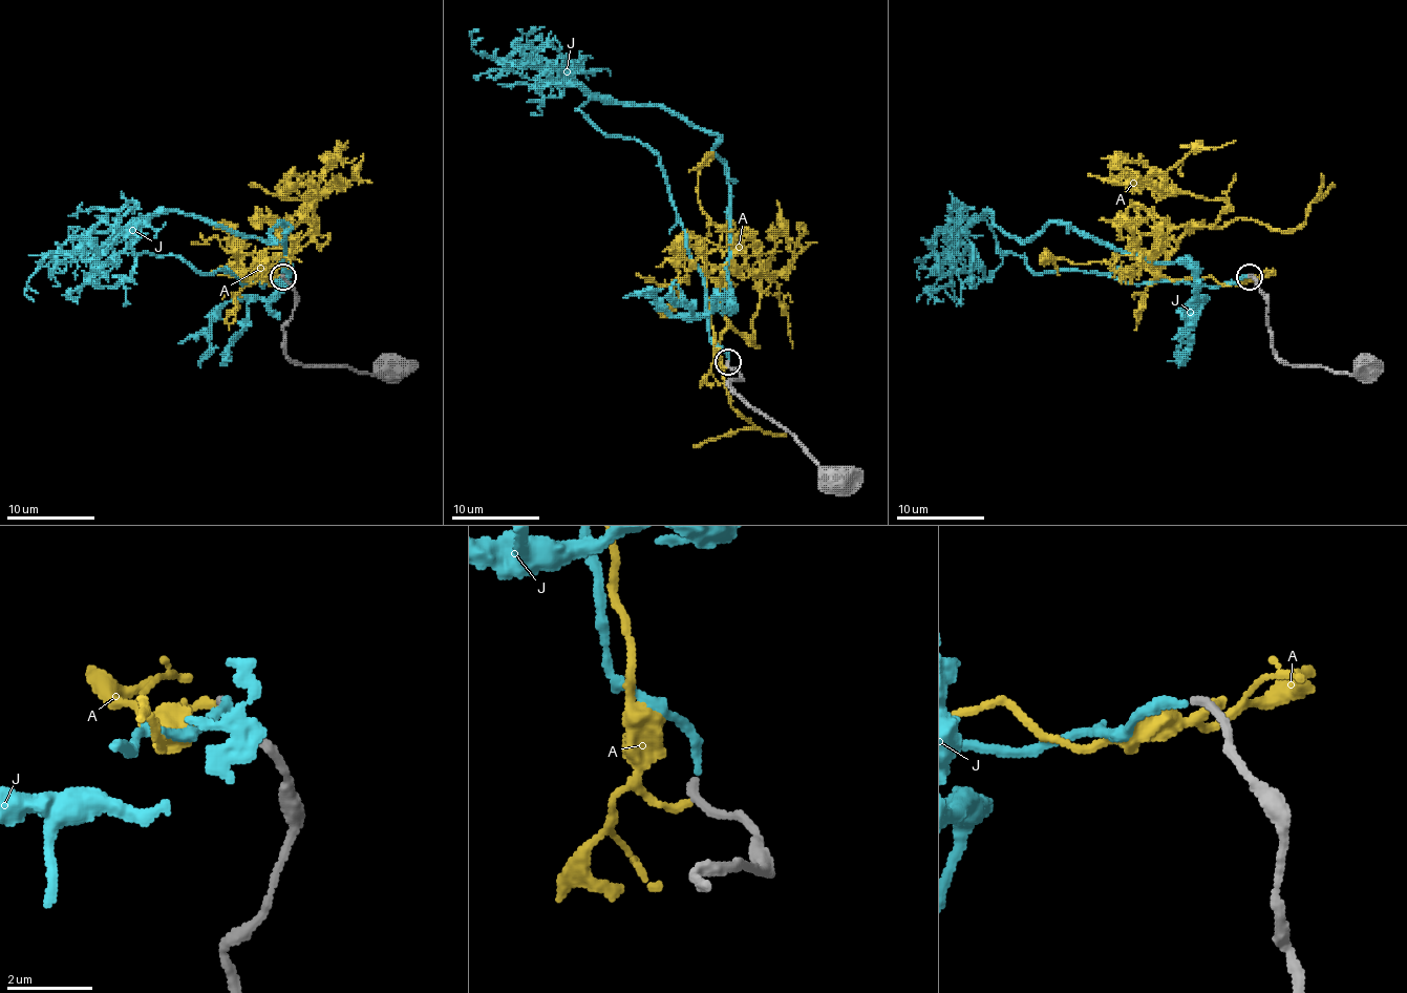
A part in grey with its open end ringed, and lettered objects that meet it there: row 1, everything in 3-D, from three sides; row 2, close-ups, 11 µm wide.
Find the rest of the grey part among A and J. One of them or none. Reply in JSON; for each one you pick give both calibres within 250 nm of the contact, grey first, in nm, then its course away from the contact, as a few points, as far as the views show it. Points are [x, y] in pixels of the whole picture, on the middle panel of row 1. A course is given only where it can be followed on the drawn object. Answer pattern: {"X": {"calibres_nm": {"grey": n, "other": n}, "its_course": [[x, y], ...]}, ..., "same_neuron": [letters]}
{"J": {"calibres_nm": {"grey": 190, "other": 220}, "its_course": [[728, 361], [658, 154], [603, 134], [577, 108], [592, 97], [718, 134], [726, 309], [674, 317], [645, 291]]}, "same_neuron": ["J"]}

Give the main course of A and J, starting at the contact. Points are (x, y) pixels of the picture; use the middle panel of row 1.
A: (726, 365), (716, 361), (706, 281), (728, 265), (718, 359), (728, 403), (752, 425), (694, 447)
J: (728, 361), (658, 154), (603, 134), (577, 108), (592, 97), (718, 134), (726, 309), (674, 317), (645, 291)

